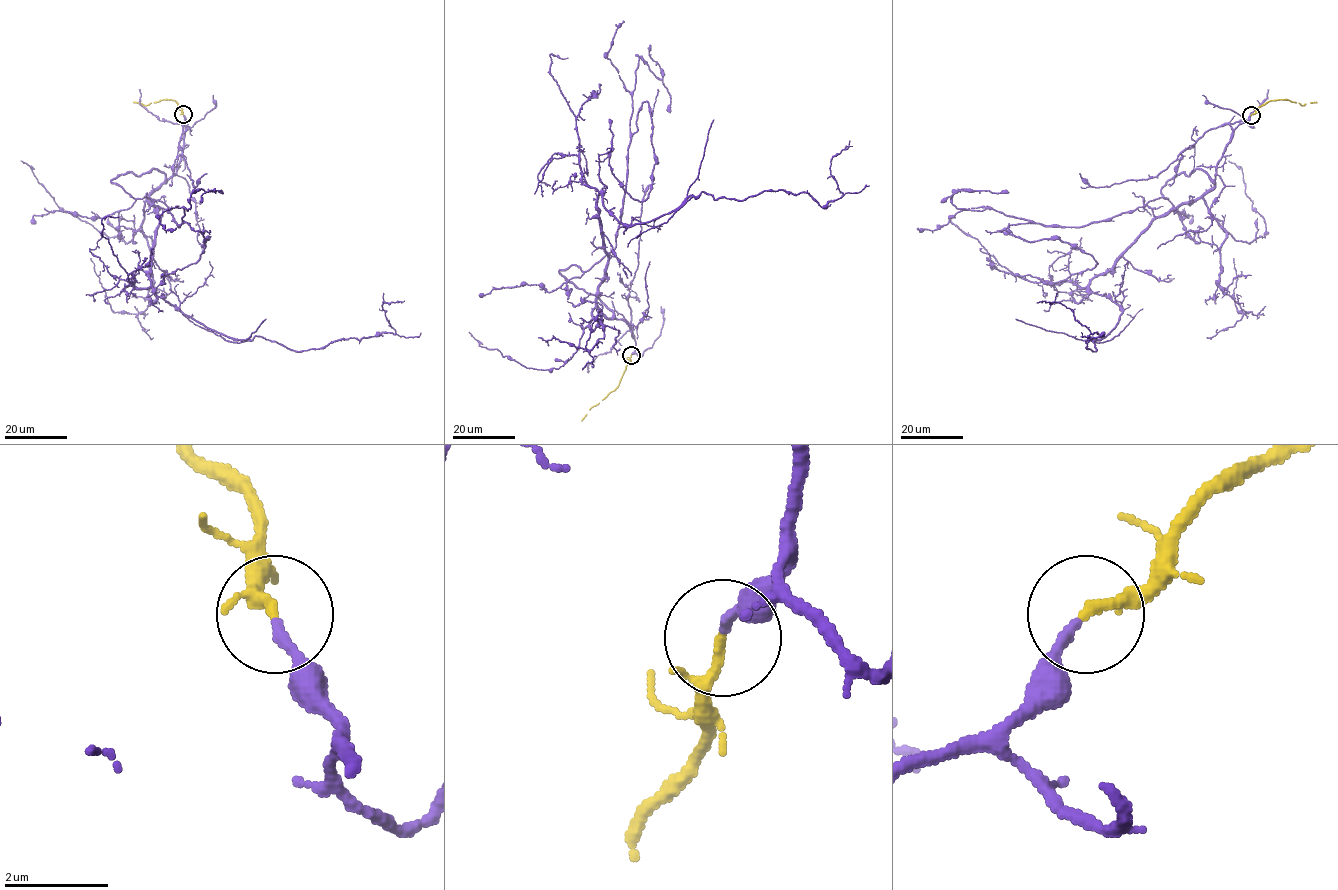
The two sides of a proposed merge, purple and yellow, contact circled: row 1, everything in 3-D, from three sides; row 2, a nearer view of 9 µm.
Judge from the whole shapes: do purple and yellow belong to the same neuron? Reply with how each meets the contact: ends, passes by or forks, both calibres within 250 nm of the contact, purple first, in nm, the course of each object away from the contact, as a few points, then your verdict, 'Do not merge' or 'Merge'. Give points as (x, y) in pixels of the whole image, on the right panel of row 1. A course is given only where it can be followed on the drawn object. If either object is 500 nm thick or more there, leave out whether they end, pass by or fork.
At the ring purple ends. At the ring yellow passes by. Thickness 190 nm (purple) against 140 nm. Course of purple: (1250, 115), (1215, 185), (1091, 280), (1122, 313), (1096, 350), (1070, 309), (1036, 303). Course of yellow: (1251, 115), (1270, 101), (1288, 99), (1302, 105), (1316, 102). Merge

